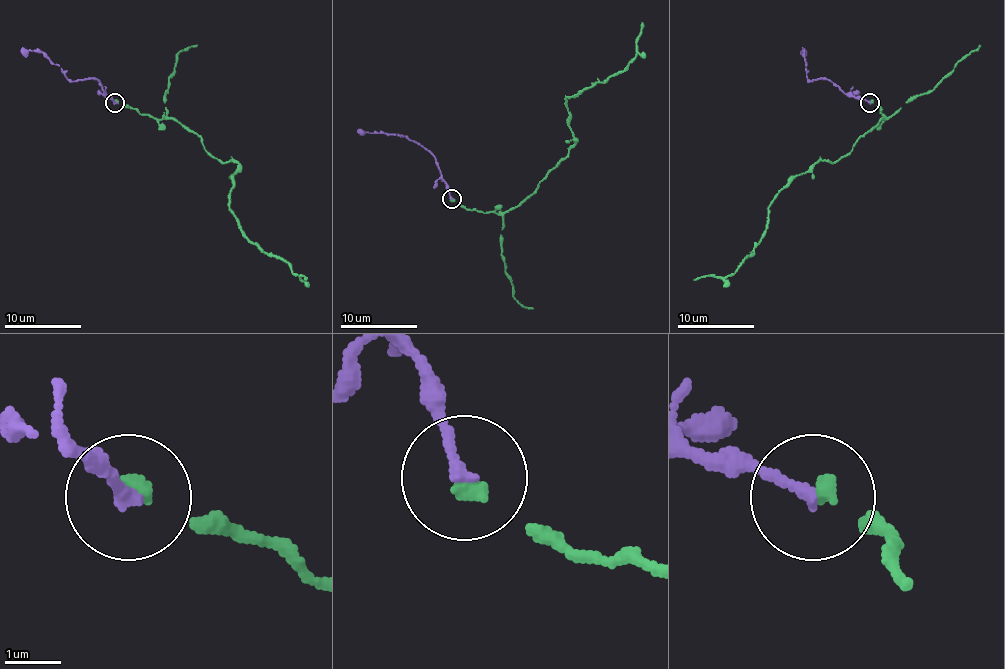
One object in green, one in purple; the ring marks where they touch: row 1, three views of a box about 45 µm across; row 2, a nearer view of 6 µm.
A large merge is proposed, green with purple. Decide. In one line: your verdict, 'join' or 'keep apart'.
join

